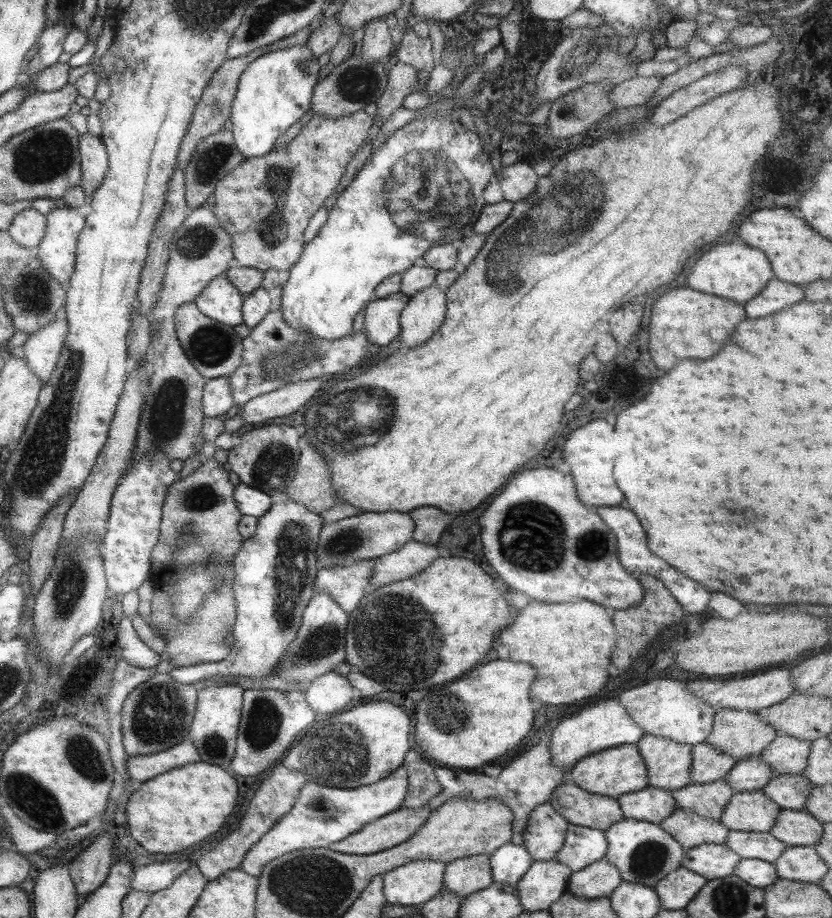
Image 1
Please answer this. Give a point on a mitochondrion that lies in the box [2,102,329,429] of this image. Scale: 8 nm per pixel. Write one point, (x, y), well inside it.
(47, 155)

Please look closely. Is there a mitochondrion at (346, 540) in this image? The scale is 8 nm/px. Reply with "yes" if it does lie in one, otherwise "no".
yes

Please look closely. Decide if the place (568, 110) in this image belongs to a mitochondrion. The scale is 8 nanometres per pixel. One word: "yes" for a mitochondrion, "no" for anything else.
yes

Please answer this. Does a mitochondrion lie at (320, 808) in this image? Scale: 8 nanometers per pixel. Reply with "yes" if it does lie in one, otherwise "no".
yes

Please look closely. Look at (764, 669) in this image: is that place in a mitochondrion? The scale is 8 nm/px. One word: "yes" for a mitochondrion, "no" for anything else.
no

